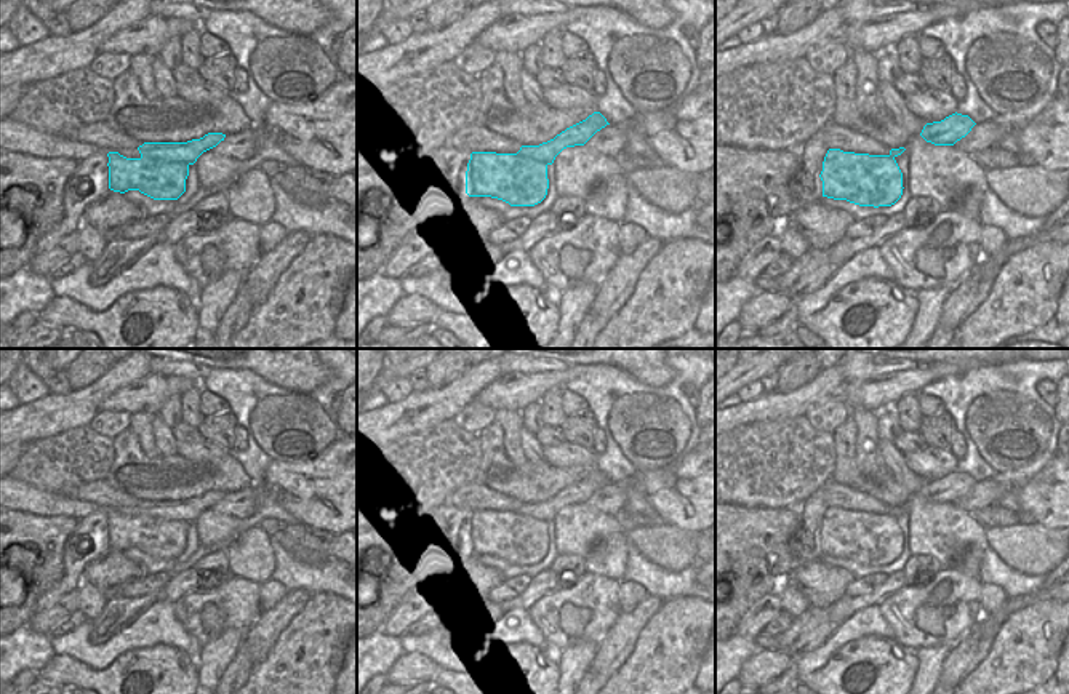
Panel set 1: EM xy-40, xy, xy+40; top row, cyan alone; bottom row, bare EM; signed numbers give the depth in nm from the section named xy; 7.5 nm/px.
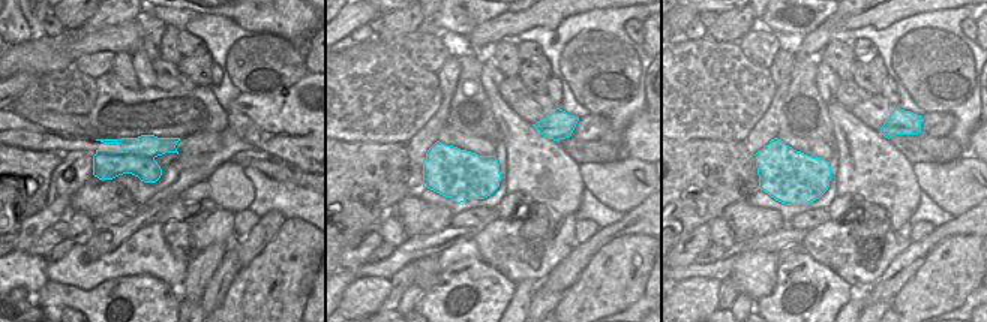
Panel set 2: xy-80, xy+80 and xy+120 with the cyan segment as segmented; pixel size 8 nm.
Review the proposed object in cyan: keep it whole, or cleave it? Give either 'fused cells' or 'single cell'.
fused cells

